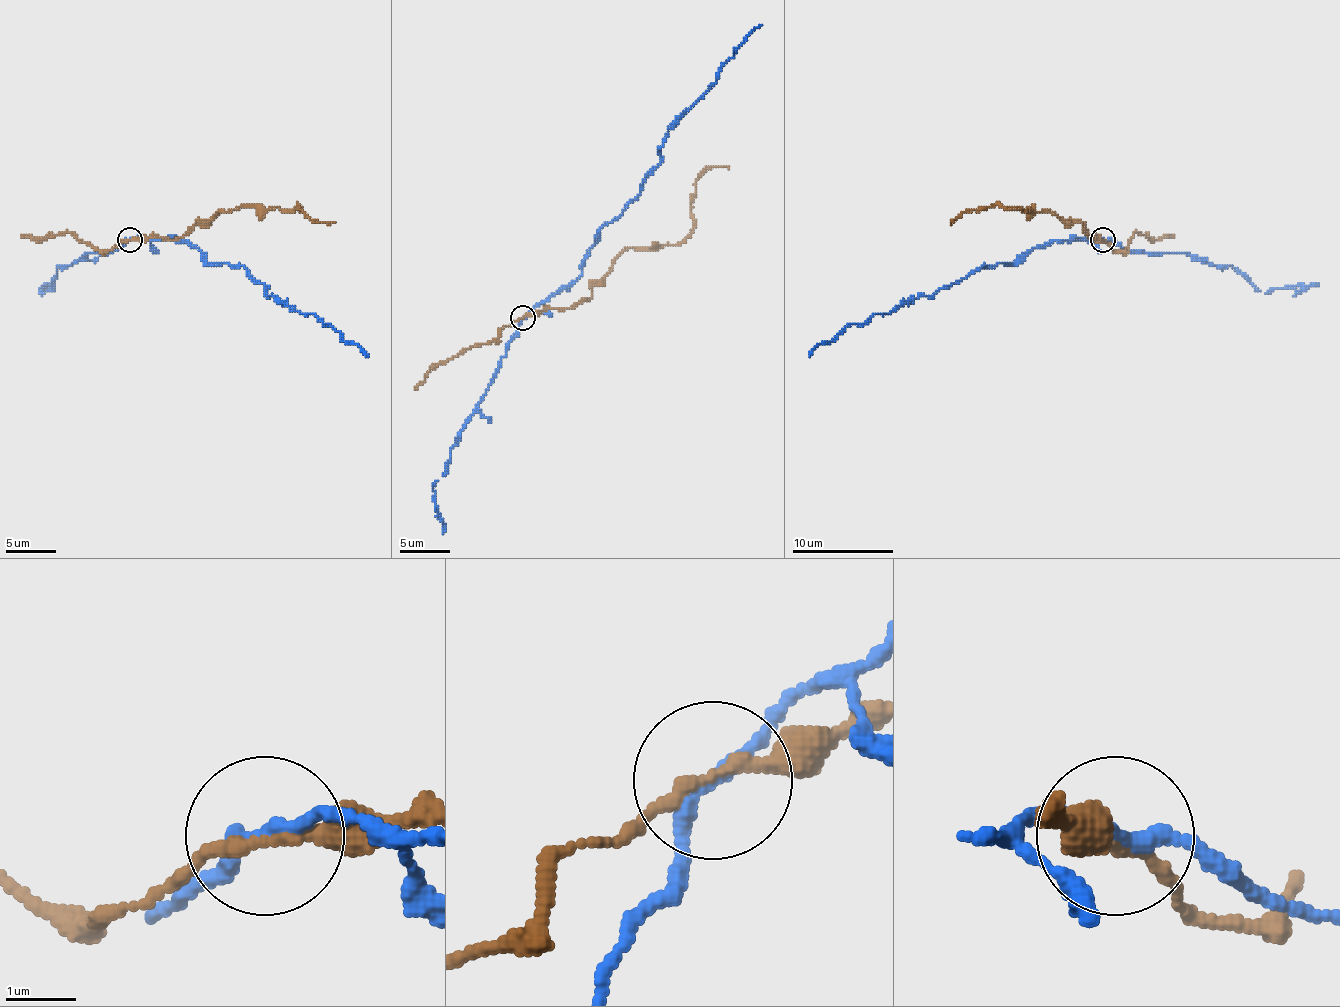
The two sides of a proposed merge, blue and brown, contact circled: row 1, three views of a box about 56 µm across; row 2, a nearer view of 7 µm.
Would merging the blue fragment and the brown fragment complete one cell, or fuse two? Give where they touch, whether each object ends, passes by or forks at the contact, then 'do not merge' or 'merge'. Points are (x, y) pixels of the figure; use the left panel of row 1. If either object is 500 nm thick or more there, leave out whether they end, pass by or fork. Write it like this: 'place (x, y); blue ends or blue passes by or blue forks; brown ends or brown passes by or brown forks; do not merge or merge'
place (129, 239); blue passes by; brown passes by; merge

